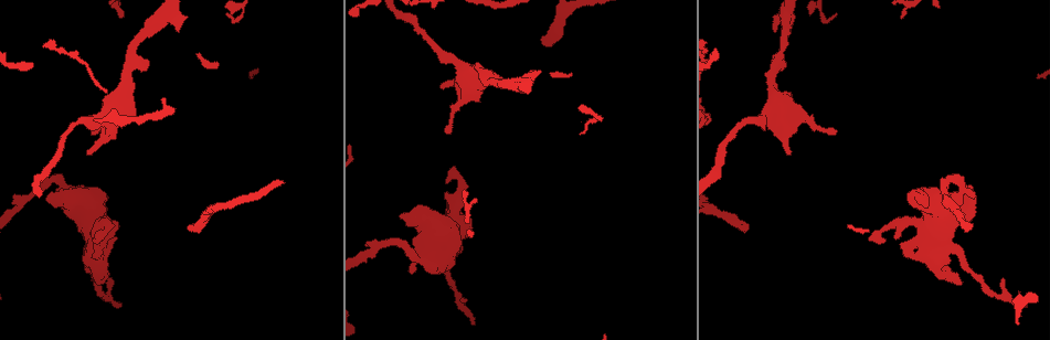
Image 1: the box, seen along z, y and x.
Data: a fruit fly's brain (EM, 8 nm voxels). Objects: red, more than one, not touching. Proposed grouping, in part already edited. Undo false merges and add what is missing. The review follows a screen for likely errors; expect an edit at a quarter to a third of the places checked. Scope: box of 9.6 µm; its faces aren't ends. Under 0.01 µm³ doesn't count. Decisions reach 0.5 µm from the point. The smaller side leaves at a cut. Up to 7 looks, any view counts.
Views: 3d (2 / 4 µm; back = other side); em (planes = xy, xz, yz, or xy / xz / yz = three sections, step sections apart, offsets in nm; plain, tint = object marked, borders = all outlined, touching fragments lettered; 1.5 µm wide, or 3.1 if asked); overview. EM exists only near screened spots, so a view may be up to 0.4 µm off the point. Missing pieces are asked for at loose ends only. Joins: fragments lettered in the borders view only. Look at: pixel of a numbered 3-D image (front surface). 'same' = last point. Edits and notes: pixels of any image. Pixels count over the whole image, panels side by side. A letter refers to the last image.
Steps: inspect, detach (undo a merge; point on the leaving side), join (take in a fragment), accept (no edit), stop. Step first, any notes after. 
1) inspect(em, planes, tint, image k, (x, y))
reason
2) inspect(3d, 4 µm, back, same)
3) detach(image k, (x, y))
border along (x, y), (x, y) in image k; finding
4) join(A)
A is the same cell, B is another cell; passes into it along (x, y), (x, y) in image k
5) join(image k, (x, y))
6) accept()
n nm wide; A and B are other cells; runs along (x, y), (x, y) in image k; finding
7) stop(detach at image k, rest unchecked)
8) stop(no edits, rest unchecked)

inspect(3d, 4 µm, back, image 1, (46, 200))
thick end

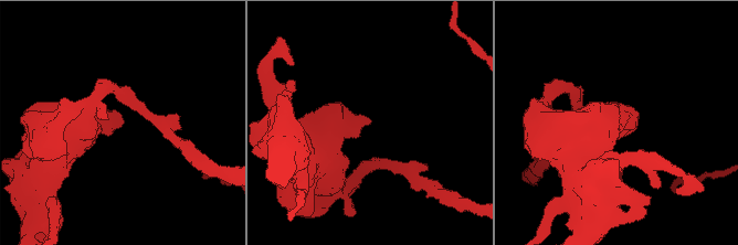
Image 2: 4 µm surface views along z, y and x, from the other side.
inspect(em, planes, borders, image 2, (119, 126))
shape alone is not enough

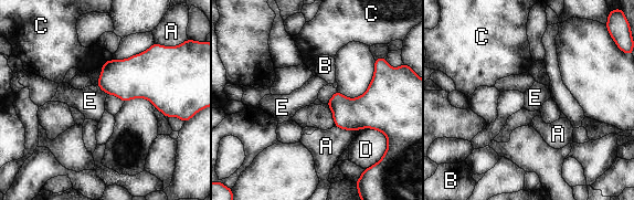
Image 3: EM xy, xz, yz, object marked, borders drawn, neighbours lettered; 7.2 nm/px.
accept()
A, B, C, D and E are other cells; border along (96, 85), (107, 94) in image 3; no lettered fragment goes on from it

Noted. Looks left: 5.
inspect(3d, 2 µm, image 1, (475, 325))
branch stops here

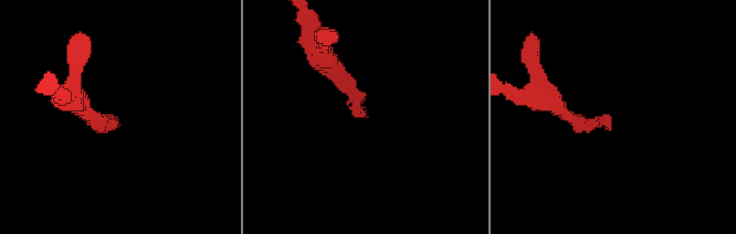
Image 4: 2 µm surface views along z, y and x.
inspect(em, planes, plain, image 4, (360, 115))

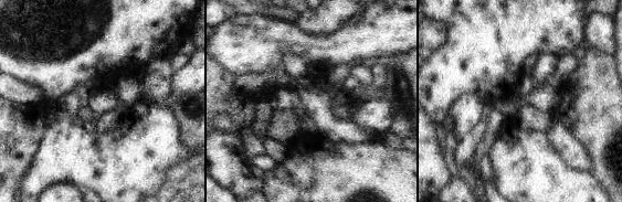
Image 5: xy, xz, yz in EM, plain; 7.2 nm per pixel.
inspect(em, planes, borders, same)
what lies round it

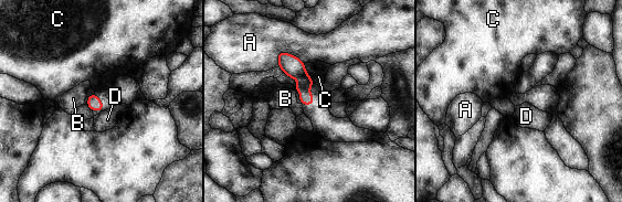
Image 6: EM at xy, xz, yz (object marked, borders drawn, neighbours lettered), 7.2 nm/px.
accept()
A touches over 220 nm; A, B, C and D are other cells; border along (94, 93), (87, 97) in image 6; none of them fits

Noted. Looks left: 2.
inspect(3d, 2 µm, image 1, (180, 29))

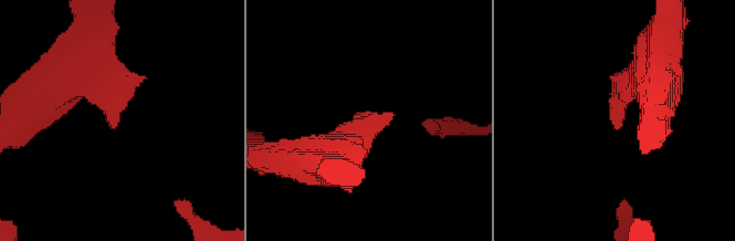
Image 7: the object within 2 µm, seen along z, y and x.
inspect(em, planes, borders, image 7, (366, 124))

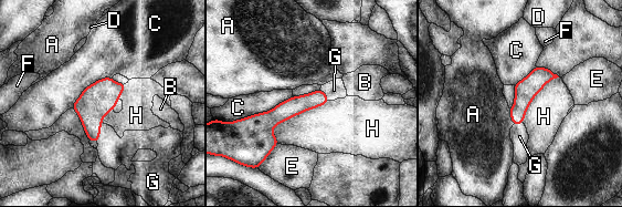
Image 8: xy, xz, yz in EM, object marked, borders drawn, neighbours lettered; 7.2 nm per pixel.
join(G)
G is the same cell, A, B, C, D, E, F and H are other cells; passes into it along (98, 99), (99, 133), (113, 151) in image 8; it goes on there

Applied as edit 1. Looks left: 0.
stop(join at image 8, rest unchecked)

